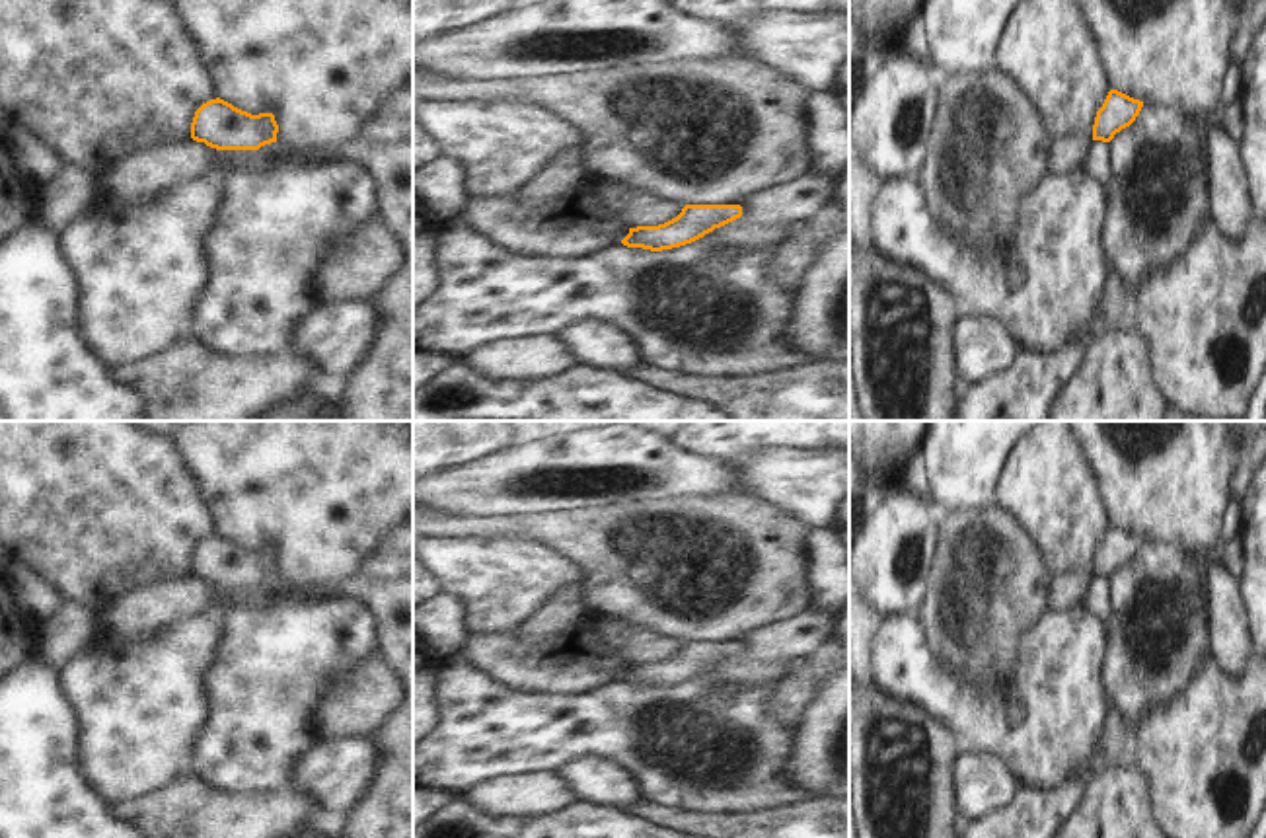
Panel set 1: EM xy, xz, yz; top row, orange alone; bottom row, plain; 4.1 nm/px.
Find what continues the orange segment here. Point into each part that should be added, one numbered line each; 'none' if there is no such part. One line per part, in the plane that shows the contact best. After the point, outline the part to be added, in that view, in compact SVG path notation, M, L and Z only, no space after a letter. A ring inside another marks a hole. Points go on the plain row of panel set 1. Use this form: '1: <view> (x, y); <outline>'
none

